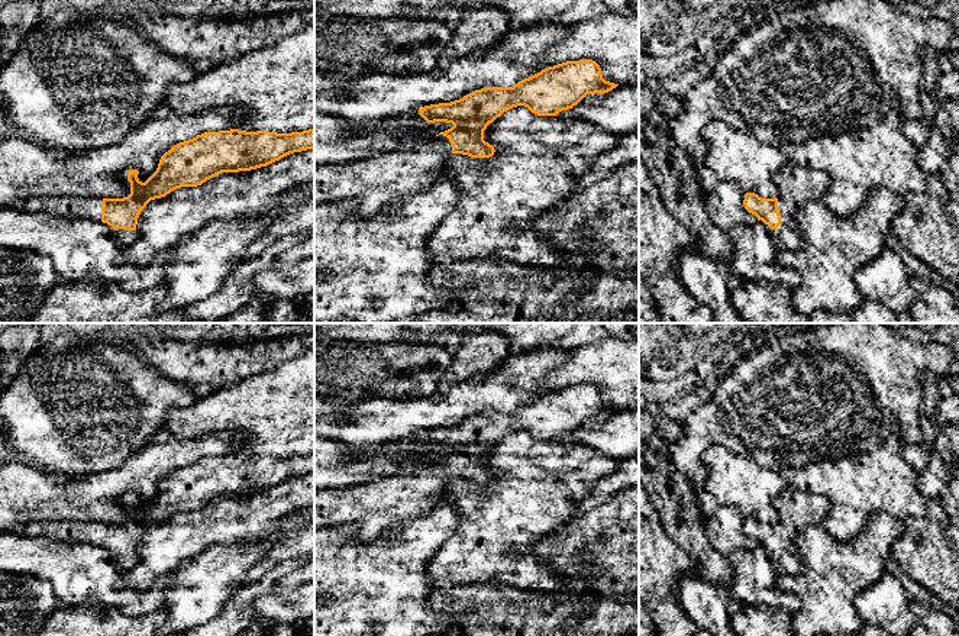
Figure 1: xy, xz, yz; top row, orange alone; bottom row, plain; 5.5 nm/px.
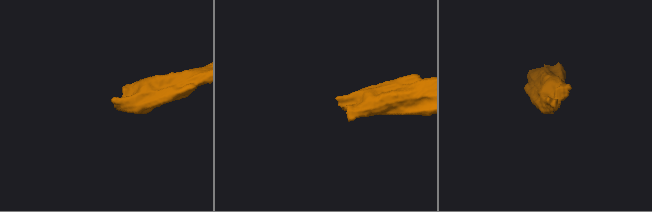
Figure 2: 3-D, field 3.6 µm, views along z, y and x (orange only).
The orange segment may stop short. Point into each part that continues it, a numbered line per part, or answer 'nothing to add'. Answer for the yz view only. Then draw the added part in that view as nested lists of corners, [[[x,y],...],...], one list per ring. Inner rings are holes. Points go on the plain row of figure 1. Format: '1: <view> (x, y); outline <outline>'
1: yz (797, 509); outline [[[788,485],[776,497],[775,506],[781,549],[772,555],[781,575],[801,574],[804,571],[797,551],[797,535],[807,526],[823,523],[830,511],[830,501],[826,495],[805,493]]]

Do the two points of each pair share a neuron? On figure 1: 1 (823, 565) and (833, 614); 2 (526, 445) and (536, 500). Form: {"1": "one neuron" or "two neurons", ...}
{"1": "one neuron", "2": "one neuron"}

